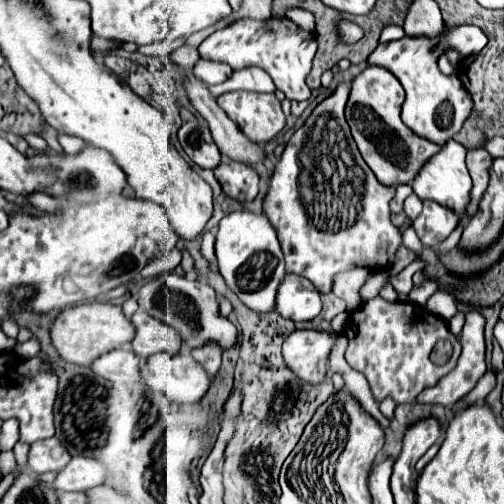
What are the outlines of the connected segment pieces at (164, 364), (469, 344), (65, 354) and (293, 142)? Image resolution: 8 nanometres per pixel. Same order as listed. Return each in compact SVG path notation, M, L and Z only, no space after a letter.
M157 353L143 361L141 369L141 383L147 385L153 391L165 393L171 401L177 403L189 403L199 401L209 385L211 379L207 379L207 373L191 355L167 355Z
M471 311L467 315L467 319L465 319L465 327L463 327L463 333L461 333L461 347L463 347L463 351L461 351L461 357L457 361L457 367L447 377L443 377L435 387L429 387L427 391L423 391L417 401L421 401L421 403L437 403L437 405L443 405L443 407L451 407L455 401L463 399L477 385L477 381L487 371L483 327L485 327L485 317L479 311Z
M85 303L67 307L59 311L51 321L51 343L57 349L57 353L65 361L83 367L89 367L91 359L97 359L99 355L111 349L127 347L133 333L135 331L131 327L131 321L125 319L121 307L113 303Z
M339 83L337 89L313 109L303 127L293 133L275 167L269 181L269 193L265 197L265 213L271 225L277 229L287 271L309 279L319 293L329 293L333 275L349 271L353 265L365 265L373 271L387 271L393 263L397 247L401 245L401 231L389 219L389 201L395 195L395 187L383 187L375 179L373 171L363 163L345 121L343 111L349 91L351 83Z

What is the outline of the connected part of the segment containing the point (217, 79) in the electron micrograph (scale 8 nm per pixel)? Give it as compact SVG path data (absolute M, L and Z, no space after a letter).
M199 59L193 67L193 75L197 79L203 79L205 85L215 85L215 83L223 83L225 79L229 79L233 73L233 69L227 63L219 63L219 61L209 61L209 59Z

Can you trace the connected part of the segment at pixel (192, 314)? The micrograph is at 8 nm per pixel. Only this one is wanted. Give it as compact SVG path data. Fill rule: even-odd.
M161 273L159 277L149 279L141 287L137 303L151 317L157 317L165 325L173 327L183 339L183 349L201 347L209 341L217 343L221 347L221 351L231 351L231 349L237 349L237 345L239 345L237 327L229 319L221 317L215 289L207 283L191 281L191 279L181 277L177 273Z

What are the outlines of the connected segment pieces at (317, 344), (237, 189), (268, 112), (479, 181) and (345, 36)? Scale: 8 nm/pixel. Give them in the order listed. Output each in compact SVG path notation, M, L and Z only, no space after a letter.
M299 329L283 343L283 359L291 365L291 371L309 383L321 383L327 371L327 359L335 335L325 335L311 329Z
M221 161L215 167L215 177L225 195L235 201L253 201L259 193L259 175L253 167L235 161Z
M231 91L217 97L217 103L253 143L269 143L285 127L281 103L273 93Z
M475 149L467 153L467 169L472 178L473 187L471 189L471 201L467 207L467 217L472 217L477 211L479 201L487 189L489 183L489 167L491 167L493 157L485 149Z
M341 21L341 23L339 23L339 35L341 35L343 41L355 43L355 41L359 41L359 39L363 37L363 31L361 31L359 25L355 25L355 23L351 23L351 21Z

